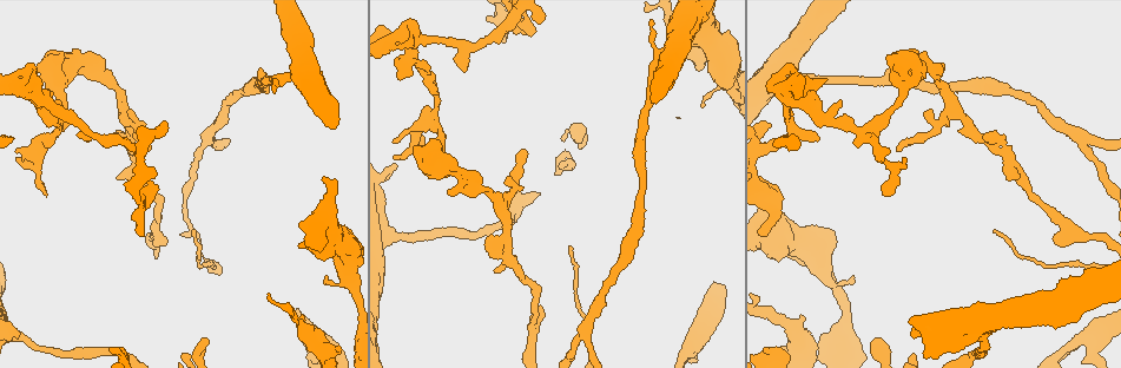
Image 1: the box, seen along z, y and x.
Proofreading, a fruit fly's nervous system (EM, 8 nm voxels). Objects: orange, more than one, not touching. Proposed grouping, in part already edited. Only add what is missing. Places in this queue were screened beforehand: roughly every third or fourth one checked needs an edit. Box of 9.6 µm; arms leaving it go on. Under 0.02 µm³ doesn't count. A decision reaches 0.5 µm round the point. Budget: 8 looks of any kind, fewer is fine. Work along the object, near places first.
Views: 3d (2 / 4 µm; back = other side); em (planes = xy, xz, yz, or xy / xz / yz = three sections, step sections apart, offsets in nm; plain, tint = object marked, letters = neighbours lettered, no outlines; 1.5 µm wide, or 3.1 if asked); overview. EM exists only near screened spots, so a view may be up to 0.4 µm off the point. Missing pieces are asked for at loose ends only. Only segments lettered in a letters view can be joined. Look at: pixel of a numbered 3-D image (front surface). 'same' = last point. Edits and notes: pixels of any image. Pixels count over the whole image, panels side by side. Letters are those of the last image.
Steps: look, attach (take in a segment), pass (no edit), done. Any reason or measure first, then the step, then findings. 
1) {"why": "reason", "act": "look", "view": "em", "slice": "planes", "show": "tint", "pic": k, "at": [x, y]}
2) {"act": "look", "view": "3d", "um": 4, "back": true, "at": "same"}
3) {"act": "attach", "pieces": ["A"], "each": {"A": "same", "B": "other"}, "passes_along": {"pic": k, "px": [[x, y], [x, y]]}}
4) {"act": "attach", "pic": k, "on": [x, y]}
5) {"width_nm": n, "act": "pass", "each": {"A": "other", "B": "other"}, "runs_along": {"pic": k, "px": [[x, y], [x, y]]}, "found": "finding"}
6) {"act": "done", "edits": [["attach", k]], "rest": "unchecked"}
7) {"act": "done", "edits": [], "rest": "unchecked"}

{"why": "free end", "act": "look", "view": "3d", "um": 2, "pic": 1, "at": [430, 109]}

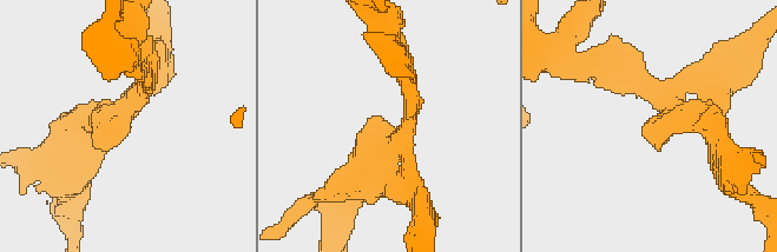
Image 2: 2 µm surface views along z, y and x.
{"why": "need the tissue", "act": "look", "view": "em", "slice": "xy", "step": 4, "show": "tint", "pic": 2, "at": [653, 129]}

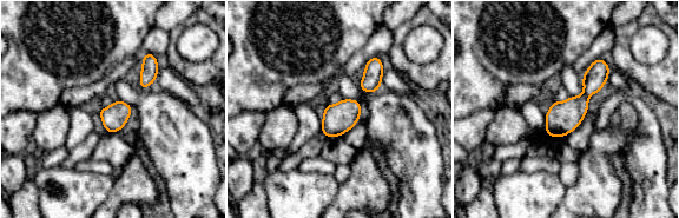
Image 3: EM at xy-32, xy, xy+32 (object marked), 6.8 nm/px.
{"why": "another direction", "act": "look", "view": "em", "slice": "planes", "show": "letters", "at": "same"}

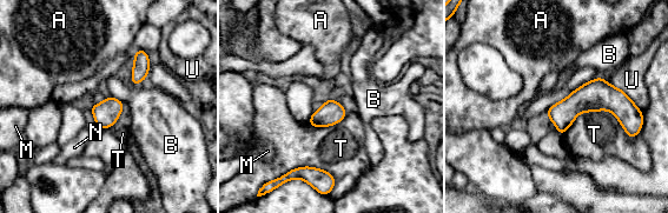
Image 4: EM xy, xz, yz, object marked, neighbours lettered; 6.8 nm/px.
{"width_nm": 160, "act": "pass", "each": {"A": "other", "B": "other", "M": "other", "N": "other", "T": "other", "U": "other"}, "border": {"pic": 4, "px": [[108, 94], [124, 104]]}, "found": "no lettered segment goes on from it"}

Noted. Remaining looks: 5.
{"why": "tapers out", "act": "look", "view": "3d", "um": 4, "pic": 1, "at": [494, 273]}

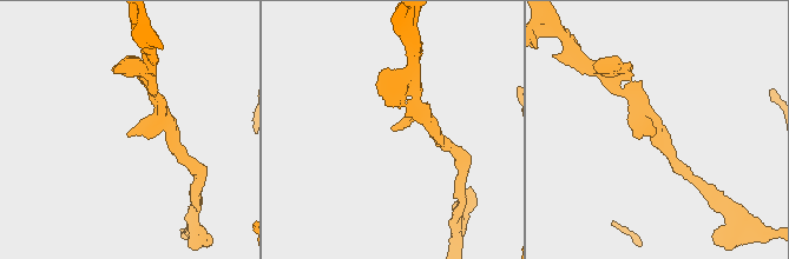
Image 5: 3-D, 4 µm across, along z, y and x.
{"why": "need the tissue", "act": "look", "view": "em", "slice": "planes", "show": "plain", "pic": 5, "at": [654, 136]}

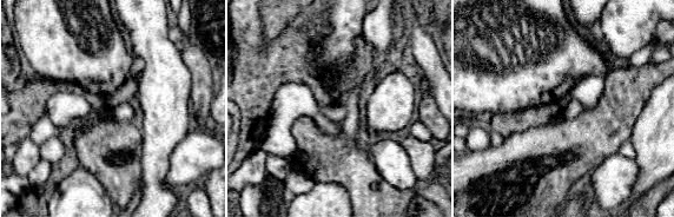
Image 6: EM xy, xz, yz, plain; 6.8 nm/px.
{"why": "what lies round it", "act": "look", "view": "em", "slice": "planes", "show": "letters", "at": "same"}

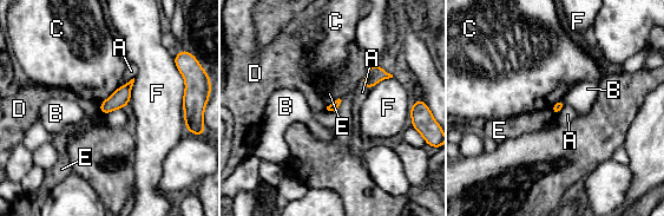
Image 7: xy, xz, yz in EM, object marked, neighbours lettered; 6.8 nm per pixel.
{"act": "pass", "each": {"A": "other", "B": "other", "C": "other", "D": "other", "E": "other", "F": "other"}, "found": "none of them fits"}

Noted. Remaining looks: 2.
{"why": "an open end", "act": "look", "view": "em", "slice": "planes", "show": "tint", "pic": 1, "at": [802, 315]}

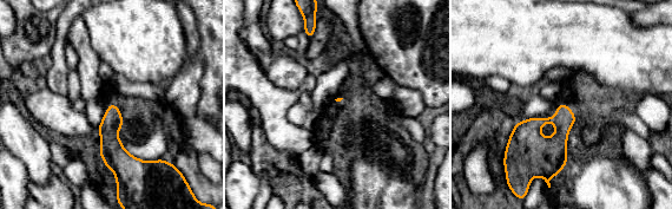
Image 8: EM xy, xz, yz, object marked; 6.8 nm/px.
{"act": "look", "view": "em", "slice": "planes", "show": "letters", "at": "same"}

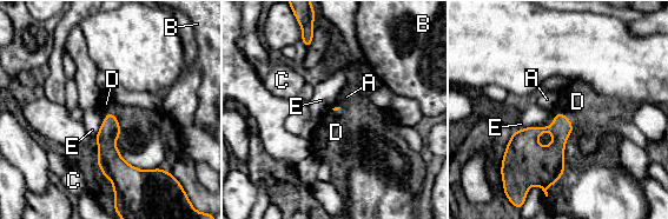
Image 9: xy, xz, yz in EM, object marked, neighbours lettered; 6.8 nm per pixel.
{"act": "attach", "pieces": ["D"], "each": {"A": "other", "B": "other", "C": "other", "D": "same", "E": "other"}, "passes_along": {"pic": 9, "px": [[108, 154], [117, 119], [106, 104]]}, "found": "the cell continues"}

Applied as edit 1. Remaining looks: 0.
{"act": "done", "edits": [["attach", 9]], "rest": "unchecked"}

